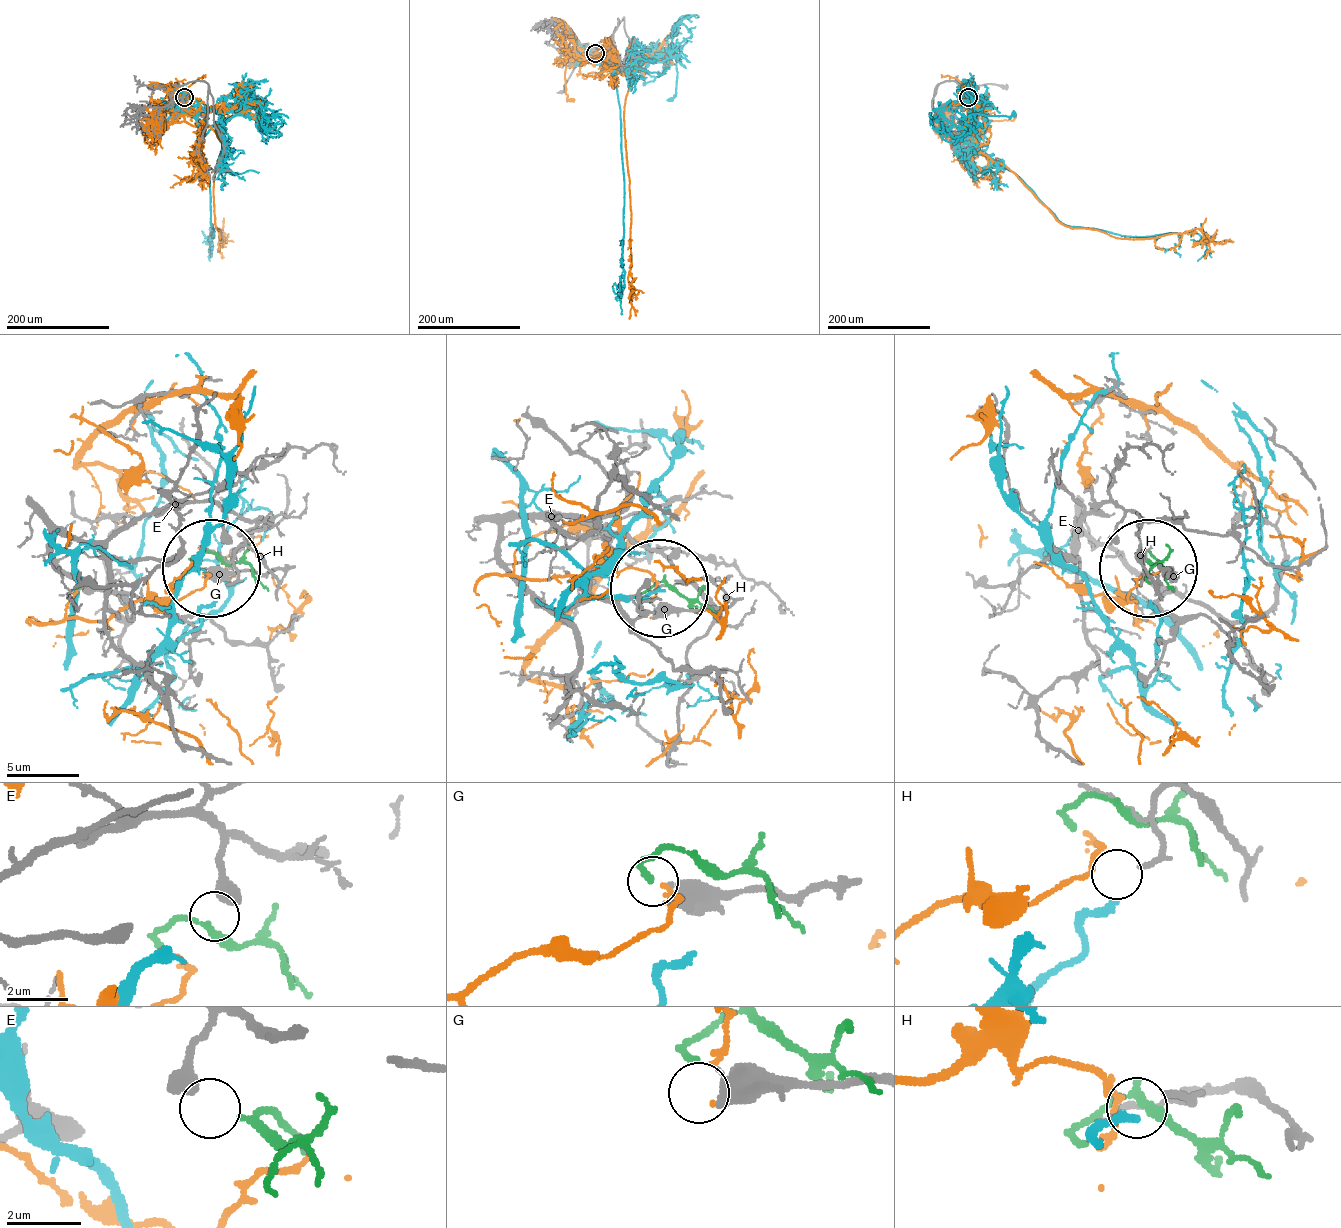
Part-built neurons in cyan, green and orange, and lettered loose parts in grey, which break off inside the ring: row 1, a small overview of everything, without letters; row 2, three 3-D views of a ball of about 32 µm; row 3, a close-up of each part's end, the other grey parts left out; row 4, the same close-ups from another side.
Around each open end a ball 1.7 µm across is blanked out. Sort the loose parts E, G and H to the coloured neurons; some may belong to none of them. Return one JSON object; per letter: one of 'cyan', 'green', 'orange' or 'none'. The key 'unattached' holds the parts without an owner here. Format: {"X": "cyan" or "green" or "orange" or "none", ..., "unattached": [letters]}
{"E": "green", "G": "none", "H": "cyan", "unattached": ["G"]}

